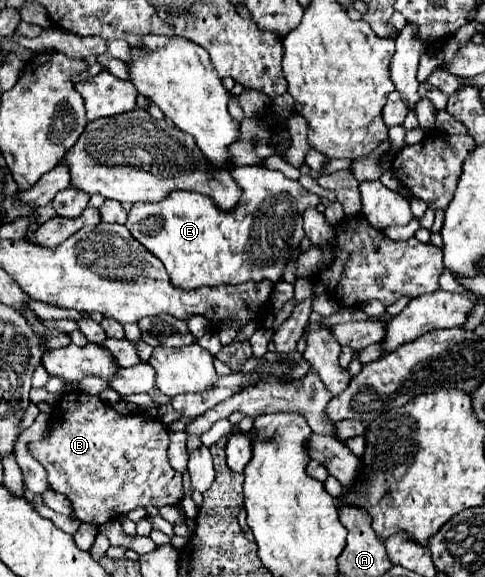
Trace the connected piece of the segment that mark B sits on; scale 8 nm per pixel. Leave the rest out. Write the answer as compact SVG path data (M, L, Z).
M79 389L63 393L53 409L49 435L37 443L29 443L27 447L29 453L45 467L49 487L63 493L71 501L73 515L83 523L103 525L105 521L111 521L137 507L177 505L183 499L181 473L171 467L167 457L169 431L165 423L159 419L149 419L141 413L121 415L97 395L89 395Z

